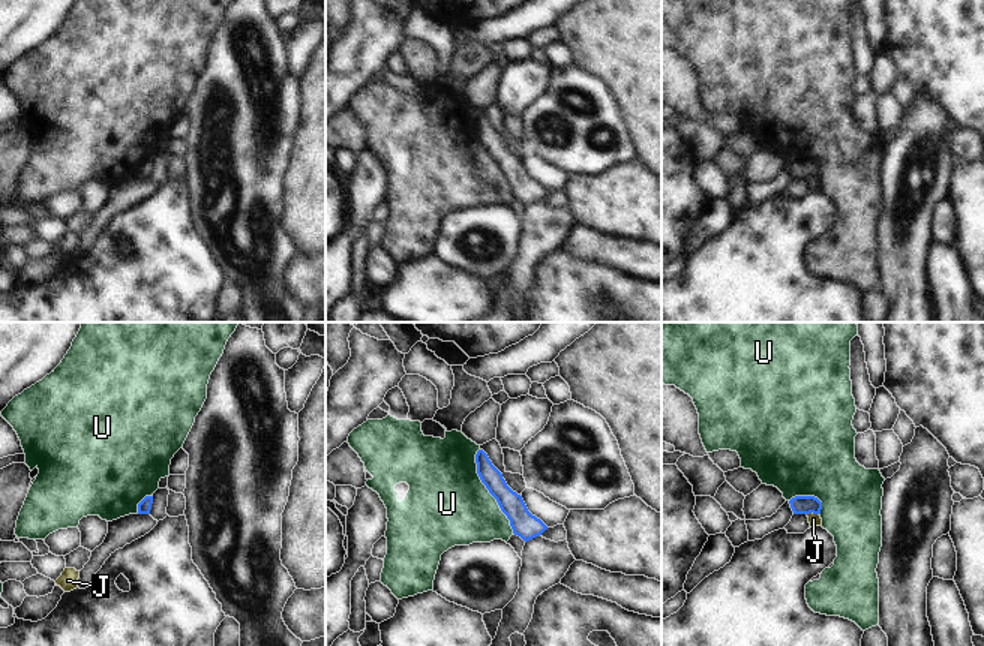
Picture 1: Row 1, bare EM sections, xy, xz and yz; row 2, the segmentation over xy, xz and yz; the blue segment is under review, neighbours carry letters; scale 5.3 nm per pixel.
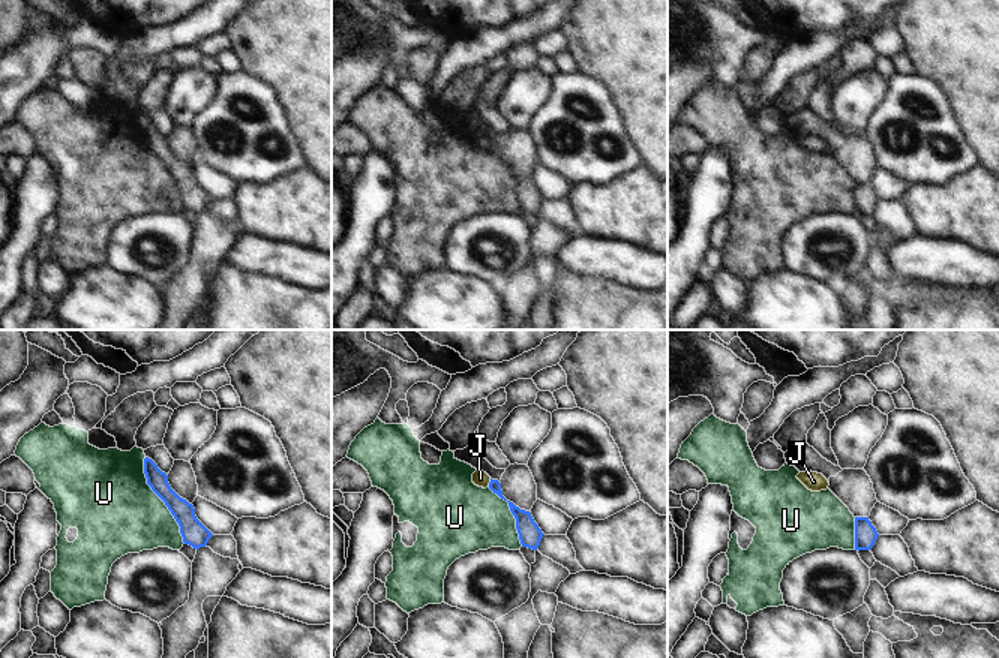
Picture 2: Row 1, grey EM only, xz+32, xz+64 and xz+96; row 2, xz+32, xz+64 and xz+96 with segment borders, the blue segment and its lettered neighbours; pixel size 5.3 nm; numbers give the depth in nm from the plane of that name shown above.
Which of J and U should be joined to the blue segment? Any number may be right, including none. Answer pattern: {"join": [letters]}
{"join": []}

